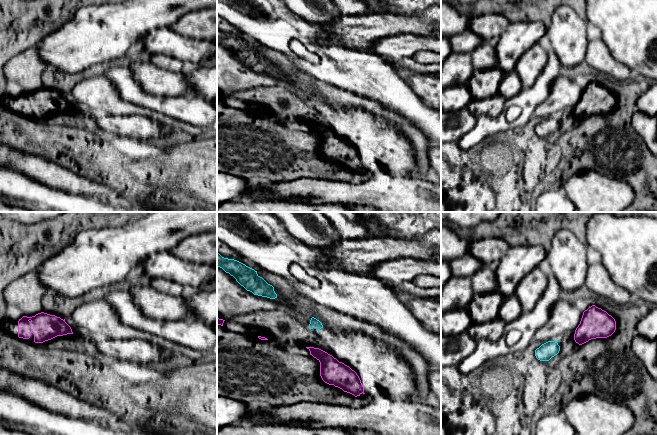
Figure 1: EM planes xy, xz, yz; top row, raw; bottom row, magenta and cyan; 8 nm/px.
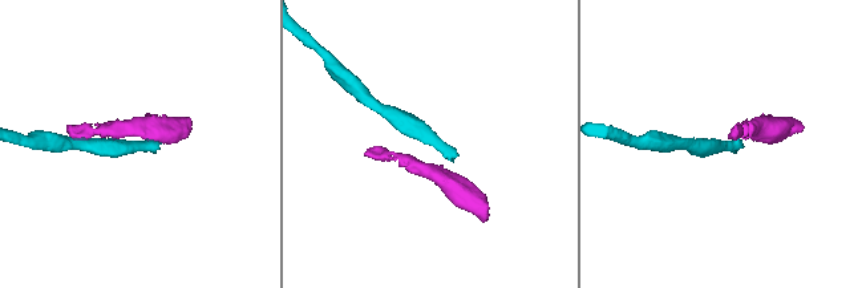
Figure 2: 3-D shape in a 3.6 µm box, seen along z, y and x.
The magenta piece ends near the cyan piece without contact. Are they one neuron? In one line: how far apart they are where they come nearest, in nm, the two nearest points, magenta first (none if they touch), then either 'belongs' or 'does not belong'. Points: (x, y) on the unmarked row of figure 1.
130 nm | xz (313, 123), (318, 108) | does not belong

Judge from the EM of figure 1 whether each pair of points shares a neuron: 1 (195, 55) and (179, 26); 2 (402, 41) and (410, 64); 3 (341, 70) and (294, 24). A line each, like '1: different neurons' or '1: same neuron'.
1: different neurons
2: same neuron
3: same neuron

